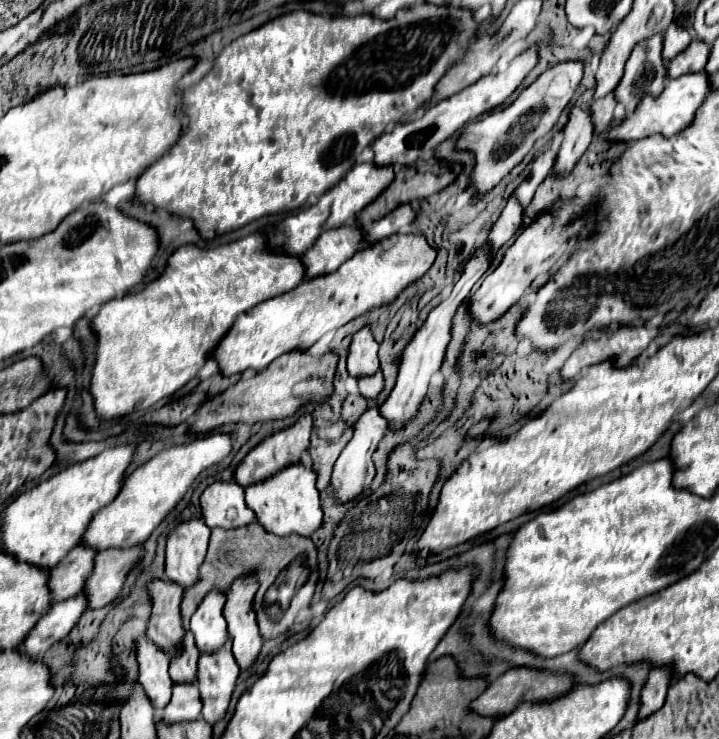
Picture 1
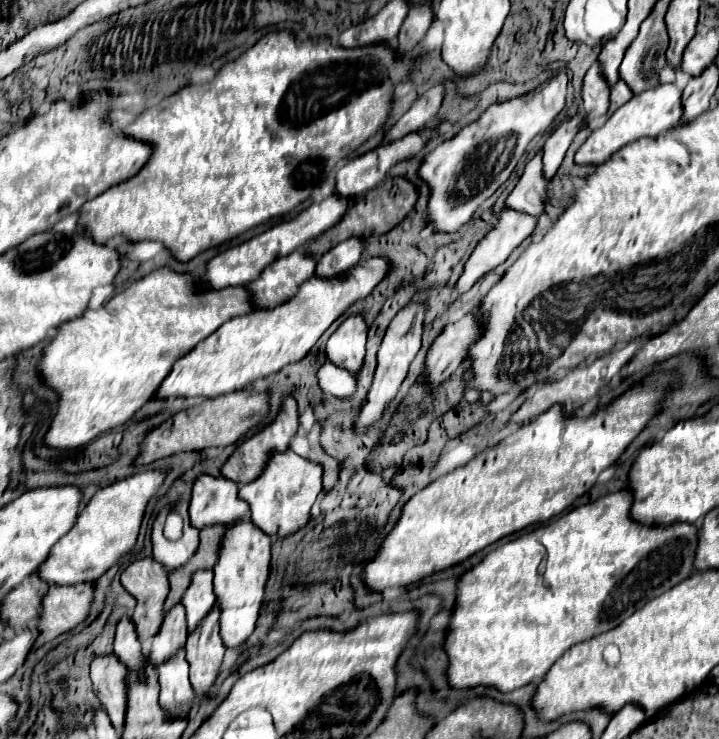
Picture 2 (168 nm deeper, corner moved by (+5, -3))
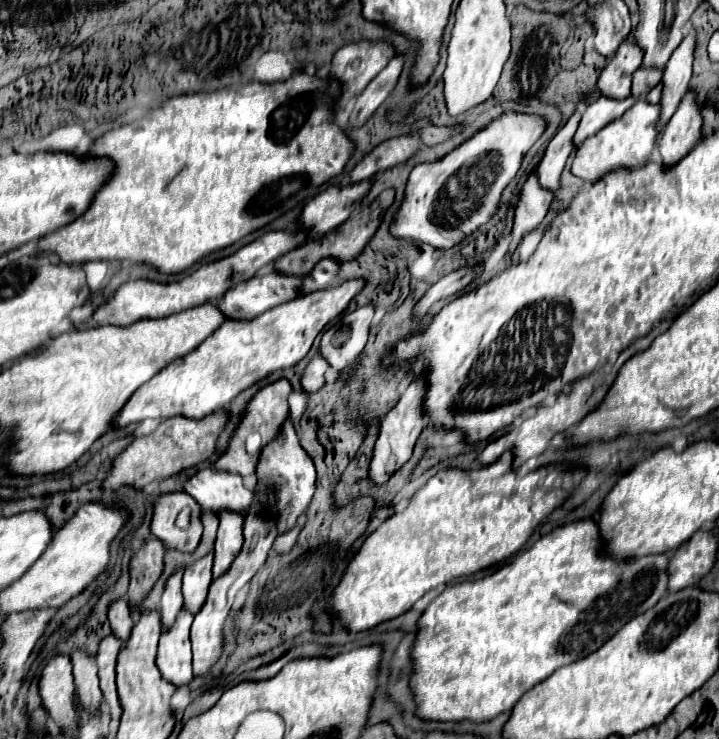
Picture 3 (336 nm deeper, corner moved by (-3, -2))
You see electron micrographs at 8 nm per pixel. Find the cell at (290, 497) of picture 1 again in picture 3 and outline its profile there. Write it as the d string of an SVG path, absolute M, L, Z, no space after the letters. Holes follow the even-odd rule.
M286 425L282 429L282 435L278 441L272 441L272 445L266 445L260 453L258 461L258 485L256 485L256 499L264 505L270 505L270 515L274 515L276 521L286 523L286 529L292 529L298 523L298 517L306 513L310 507L314 493L316 493L316 467L312 457L300 447L300 441L292 429L292 425ZM288 473L290 477L282 477ZM294 479L294 485L290 483Z

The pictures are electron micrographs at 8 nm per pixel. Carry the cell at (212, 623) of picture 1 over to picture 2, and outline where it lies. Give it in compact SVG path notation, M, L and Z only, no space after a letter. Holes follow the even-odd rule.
M198 570L192 574L192 582L188 584L188 592L184 592L182 604L186 608L188 630L194 630L196 624L210 612L216 602L212 592L212 570Z

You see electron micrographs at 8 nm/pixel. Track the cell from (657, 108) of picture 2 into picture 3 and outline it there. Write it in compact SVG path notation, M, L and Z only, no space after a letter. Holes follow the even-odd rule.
M638 99L620 119L614 119L580 145L572 163L572 173L586 181L598 181L608 173L608 169L618 169L620 165L644 165L658 145L660 131L656 131L656 125L660 121L660 113L660 103L652 105L646 99Z

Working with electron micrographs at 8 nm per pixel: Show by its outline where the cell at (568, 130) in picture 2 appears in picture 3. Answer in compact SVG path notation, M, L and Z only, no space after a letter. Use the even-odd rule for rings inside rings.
M600 95L596 101L592 101L588 107L586 107L586 111L584 111L584 115L582 115L582 121L580 121L580 125L578 125L578 129L576 129L576 133L574 133L574 145L578 145L578 143L582 143L584 139L588 139L588 137L592 137L596 131L600 131L604 125L608 125L610 121L614 121L614 119L618 119L630 105L634 105L636 101L632 99L632 97L628 97L628 99L624 99L624 101L614 101L614 99L610 99L610 97L604 97L604 95Z

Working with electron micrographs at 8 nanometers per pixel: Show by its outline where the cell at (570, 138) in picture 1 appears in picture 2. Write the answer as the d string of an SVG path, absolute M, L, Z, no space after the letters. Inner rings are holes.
M594 64L588 70L584 78L584 88L582 88L584 114L588 122L608 112L608 94L610 94L608 80L604 78L604 74L600 74L600 64Z

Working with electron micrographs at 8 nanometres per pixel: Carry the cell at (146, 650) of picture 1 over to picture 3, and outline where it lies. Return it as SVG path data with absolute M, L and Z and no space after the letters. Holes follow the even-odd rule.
M124 599L116 601L108 611L108 619L110 619L110 625L112 625L112 633L122 643L128 641L128 637L132 633L132 627L134 627L134 619L132 619L132 611L130 611L128 601L124 601Z

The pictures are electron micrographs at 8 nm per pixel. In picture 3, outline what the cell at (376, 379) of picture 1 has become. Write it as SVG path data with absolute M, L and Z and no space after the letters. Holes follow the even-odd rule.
M316 355L310 361L310 365L304 369L304 373L302 373L302 387L304 387L304 391L308 391L308 393L320 391L324 381L326 381L324 375L326 375L328 369L330 369L328 361L322 355Z

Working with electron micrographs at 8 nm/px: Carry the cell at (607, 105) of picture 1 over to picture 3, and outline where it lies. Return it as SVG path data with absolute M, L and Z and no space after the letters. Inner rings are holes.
M638 69L632 79L632 93L630 95L636 99L648 95L648 91L654 89L654 85L658 85L660 79L662 79L660 69Z

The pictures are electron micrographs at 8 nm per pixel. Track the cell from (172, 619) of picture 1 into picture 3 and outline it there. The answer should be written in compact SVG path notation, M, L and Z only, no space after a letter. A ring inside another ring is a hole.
M156 537L150 539L132 559L130 563L130 605L138 605L144 601L164 569L164 545Z

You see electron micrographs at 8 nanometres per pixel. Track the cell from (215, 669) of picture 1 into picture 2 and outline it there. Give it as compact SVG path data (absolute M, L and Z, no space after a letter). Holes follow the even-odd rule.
M214 604L208 616L188 632L186 660L190 664L190 682L196 694L204 694L218 676L218 668L224 656L224 644L220 638L220 606Z

